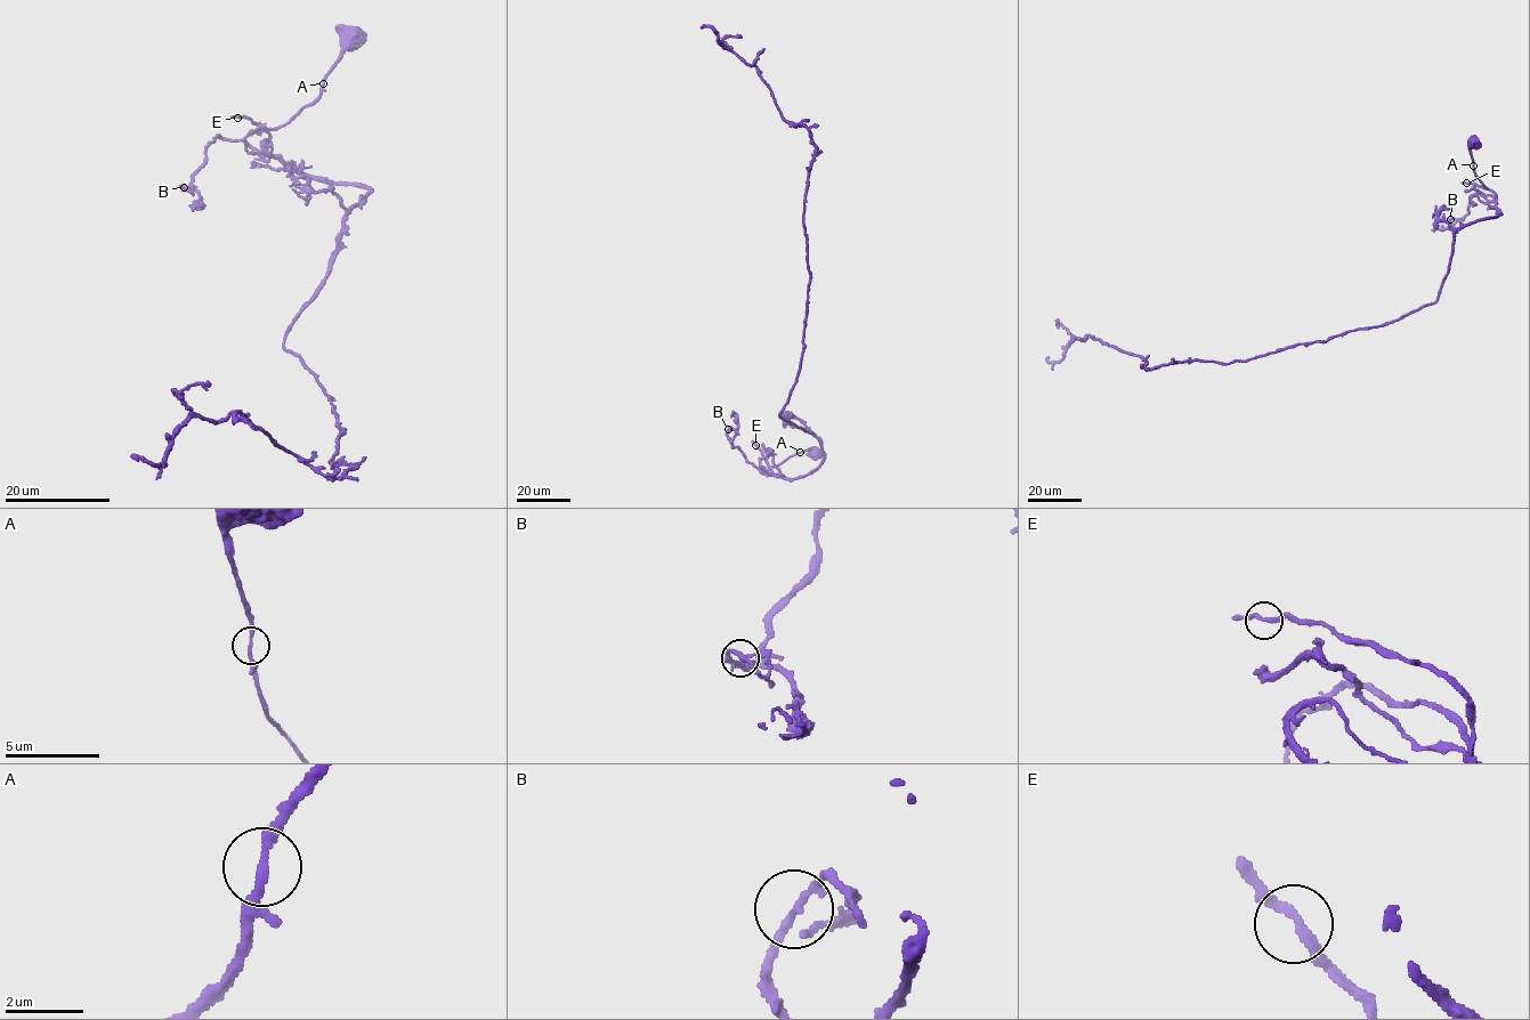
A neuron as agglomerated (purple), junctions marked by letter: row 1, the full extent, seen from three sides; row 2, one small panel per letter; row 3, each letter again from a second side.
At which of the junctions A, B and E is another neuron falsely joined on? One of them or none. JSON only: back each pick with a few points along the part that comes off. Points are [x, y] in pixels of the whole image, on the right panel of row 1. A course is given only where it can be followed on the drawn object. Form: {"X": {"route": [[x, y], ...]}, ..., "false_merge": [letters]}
{"false_merge": []}

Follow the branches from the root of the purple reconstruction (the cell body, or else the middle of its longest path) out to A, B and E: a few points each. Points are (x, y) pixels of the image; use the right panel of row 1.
A: (1473, 142), (1470, 150), (1473, 166)
B: (1473, 142), (1470, 154), (1474, 172), (1495, 193), (1496, 200), (1476, 193), (1462, 219), (1450, 219)
E: (1473, 142), (1470, 150), (1473, 169), (1488, 189), (1466, 183)

